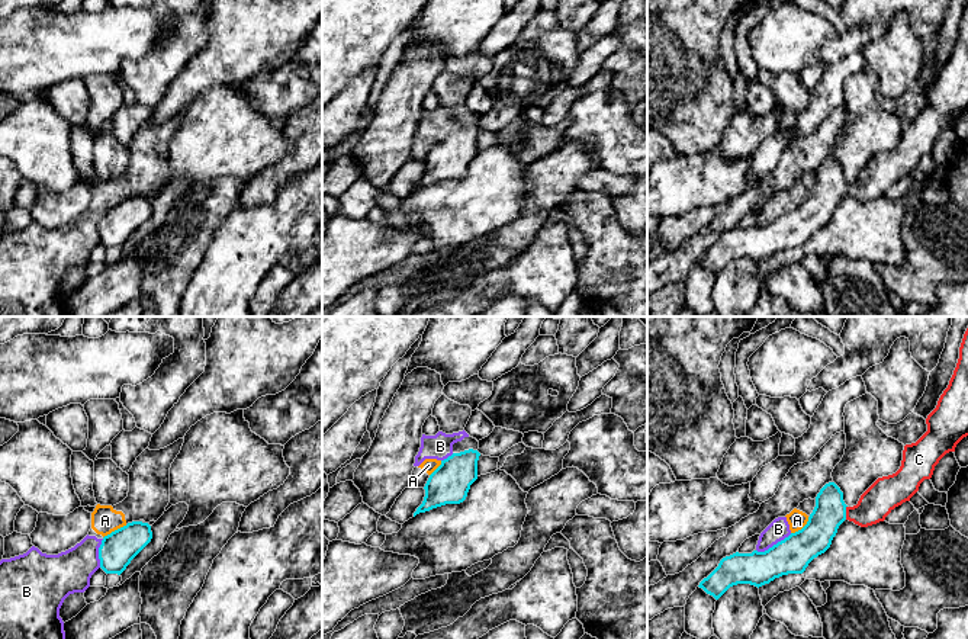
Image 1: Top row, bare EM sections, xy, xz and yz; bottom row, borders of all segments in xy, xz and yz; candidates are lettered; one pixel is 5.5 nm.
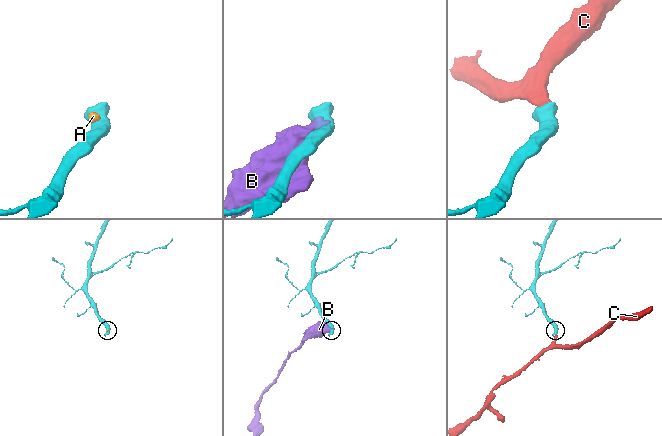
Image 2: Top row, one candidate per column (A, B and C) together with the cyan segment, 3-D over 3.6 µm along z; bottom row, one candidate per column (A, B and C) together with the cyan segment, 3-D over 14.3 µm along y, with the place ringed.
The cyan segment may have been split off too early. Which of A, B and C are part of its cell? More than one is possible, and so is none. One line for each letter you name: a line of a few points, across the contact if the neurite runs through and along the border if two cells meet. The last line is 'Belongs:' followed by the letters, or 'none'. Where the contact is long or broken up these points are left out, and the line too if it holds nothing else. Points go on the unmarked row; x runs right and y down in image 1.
C: Line: yz (816, 211), (845, 188), (865, 188), (886, 169)
Belongs: C

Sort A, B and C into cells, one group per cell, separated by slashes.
A B / C

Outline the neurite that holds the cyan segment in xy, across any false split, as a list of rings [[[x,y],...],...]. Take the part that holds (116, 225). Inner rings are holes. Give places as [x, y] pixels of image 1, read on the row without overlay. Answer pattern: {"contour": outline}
{"contour": [[[132,196],[104,211],[99,222],[100,243],[120,250],[131,235],[151,216],[148,198]]]}

